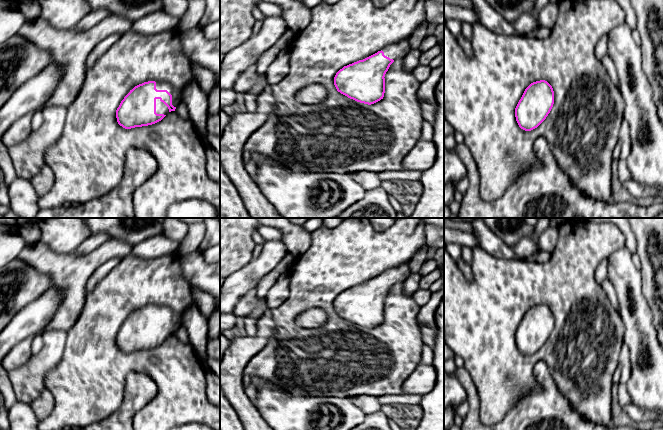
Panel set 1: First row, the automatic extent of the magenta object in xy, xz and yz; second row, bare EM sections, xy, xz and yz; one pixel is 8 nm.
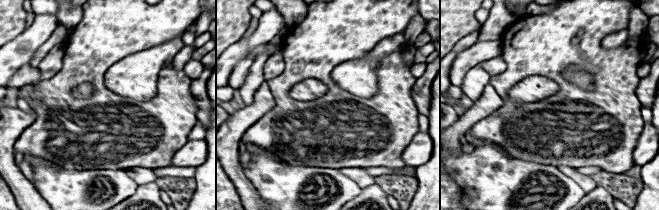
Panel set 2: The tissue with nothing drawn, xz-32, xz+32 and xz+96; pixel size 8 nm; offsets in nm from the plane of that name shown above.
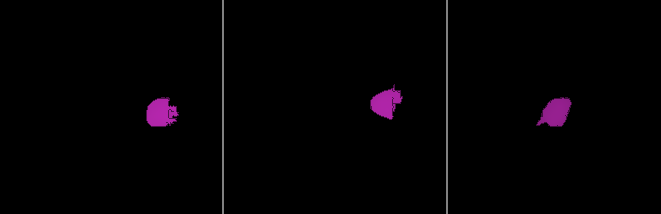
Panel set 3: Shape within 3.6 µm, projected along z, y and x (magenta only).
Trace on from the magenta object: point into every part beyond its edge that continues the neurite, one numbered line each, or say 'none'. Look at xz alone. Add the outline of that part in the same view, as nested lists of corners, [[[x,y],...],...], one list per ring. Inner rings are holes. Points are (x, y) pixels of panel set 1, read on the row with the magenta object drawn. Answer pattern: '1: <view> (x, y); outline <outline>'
1: xz (399, 50); outline [[[402,40],[394,44],[386,46],[382,51],[384,55],[390,59],[403,59],[411,50],[408,40]]]

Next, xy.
1: xy (161, 108); outline [[[156,99],[156,113],[167,115],[169,113],[168,107],[160,101],[160,99]]]

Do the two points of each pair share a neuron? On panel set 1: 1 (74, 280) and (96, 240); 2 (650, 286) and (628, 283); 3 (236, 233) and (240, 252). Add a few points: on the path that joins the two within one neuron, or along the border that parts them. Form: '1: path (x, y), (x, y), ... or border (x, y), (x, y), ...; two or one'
1: border (109, 239), (87, 253), (73, 253); two
2: border (639, 269), (642, 293), (649, 307); two
3: path (236, 238), (236, 247); one

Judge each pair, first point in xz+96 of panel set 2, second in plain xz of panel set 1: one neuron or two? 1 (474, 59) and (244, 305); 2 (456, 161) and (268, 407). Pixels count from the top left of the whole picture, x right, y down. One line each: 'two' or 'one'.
1: one
2: one

